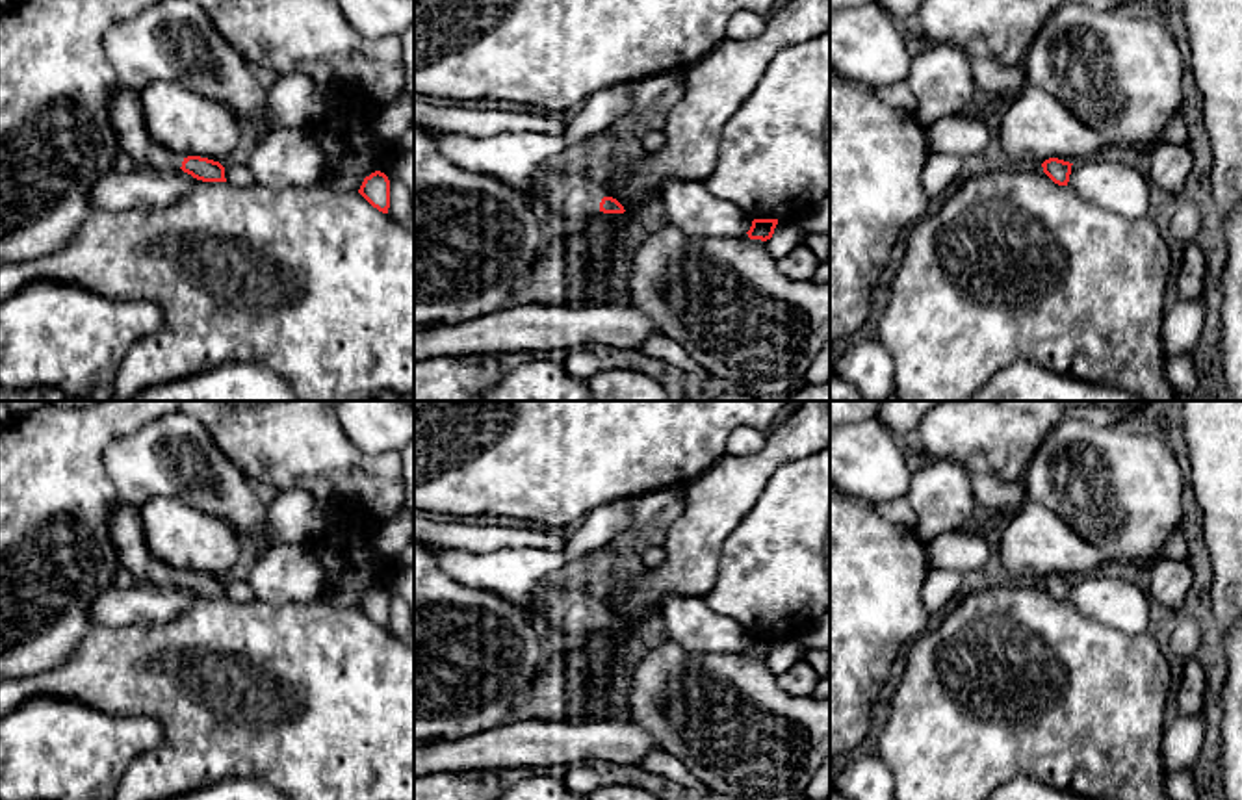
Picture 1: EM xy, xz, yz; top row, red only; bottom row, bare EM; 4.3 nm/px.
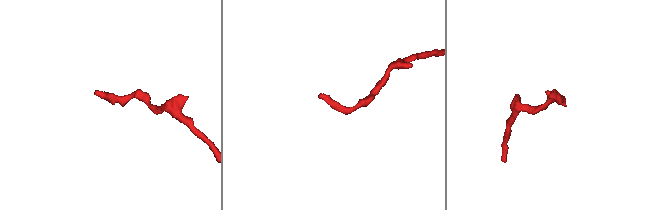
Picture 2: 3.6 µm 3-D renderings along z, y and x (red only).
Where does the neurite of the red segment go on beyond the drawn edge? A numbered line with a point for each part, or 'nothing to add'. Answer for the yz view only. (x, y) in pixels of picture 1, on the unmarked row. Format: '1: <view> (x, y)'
nothing to add

